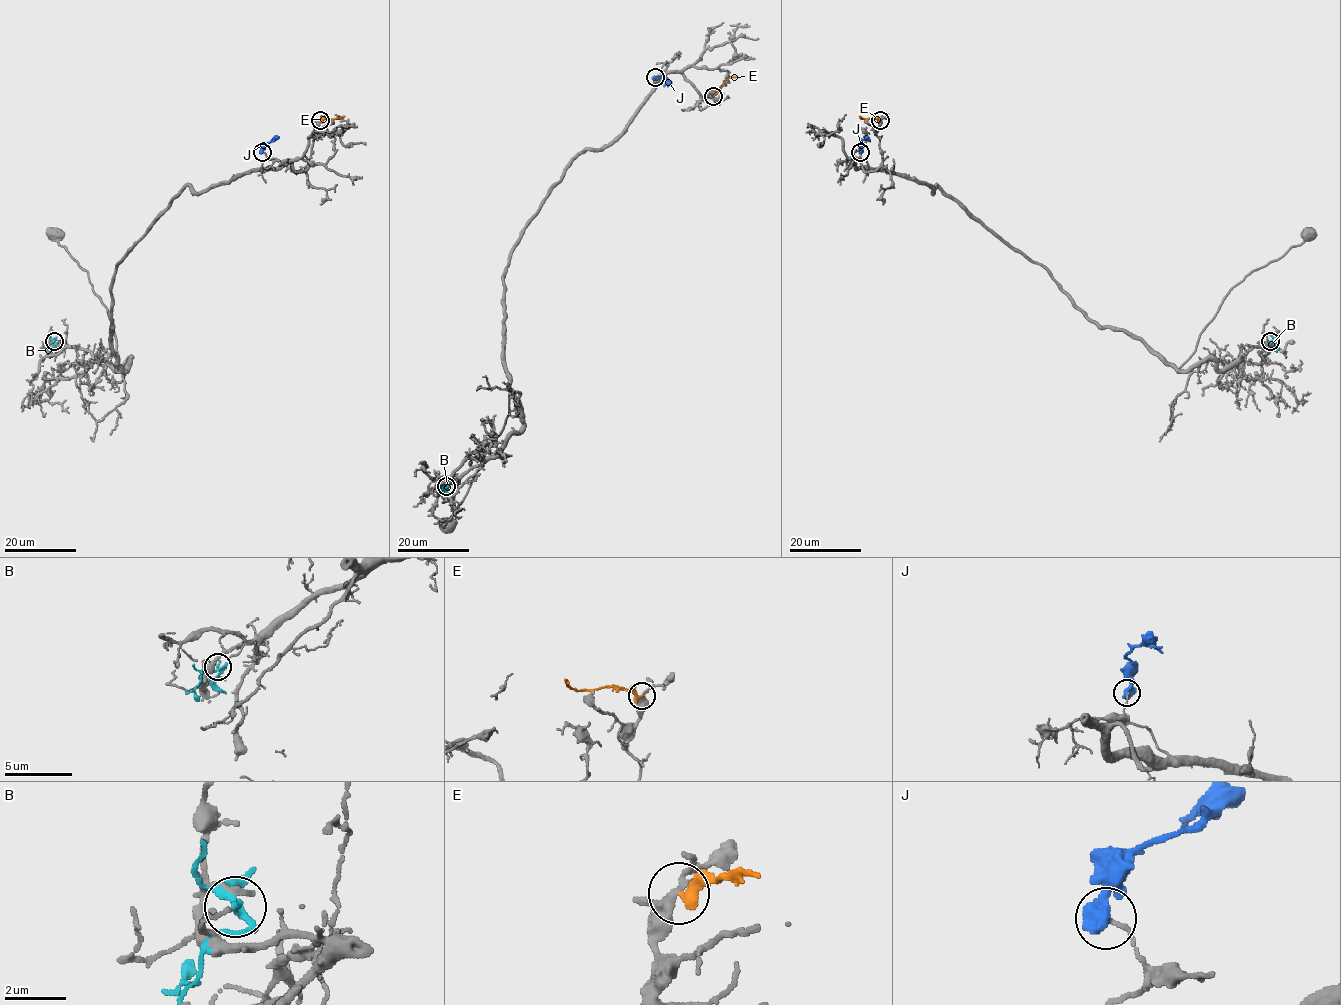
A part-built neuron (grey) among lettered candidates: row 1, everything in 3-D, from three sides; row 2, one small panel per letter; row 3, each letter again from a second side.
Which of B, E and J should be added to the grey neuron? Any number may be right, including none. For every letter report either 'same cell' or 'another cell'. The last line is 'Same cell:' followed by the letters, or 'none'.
B: another cell
E: another cell
J: another cell
Same cell: none

